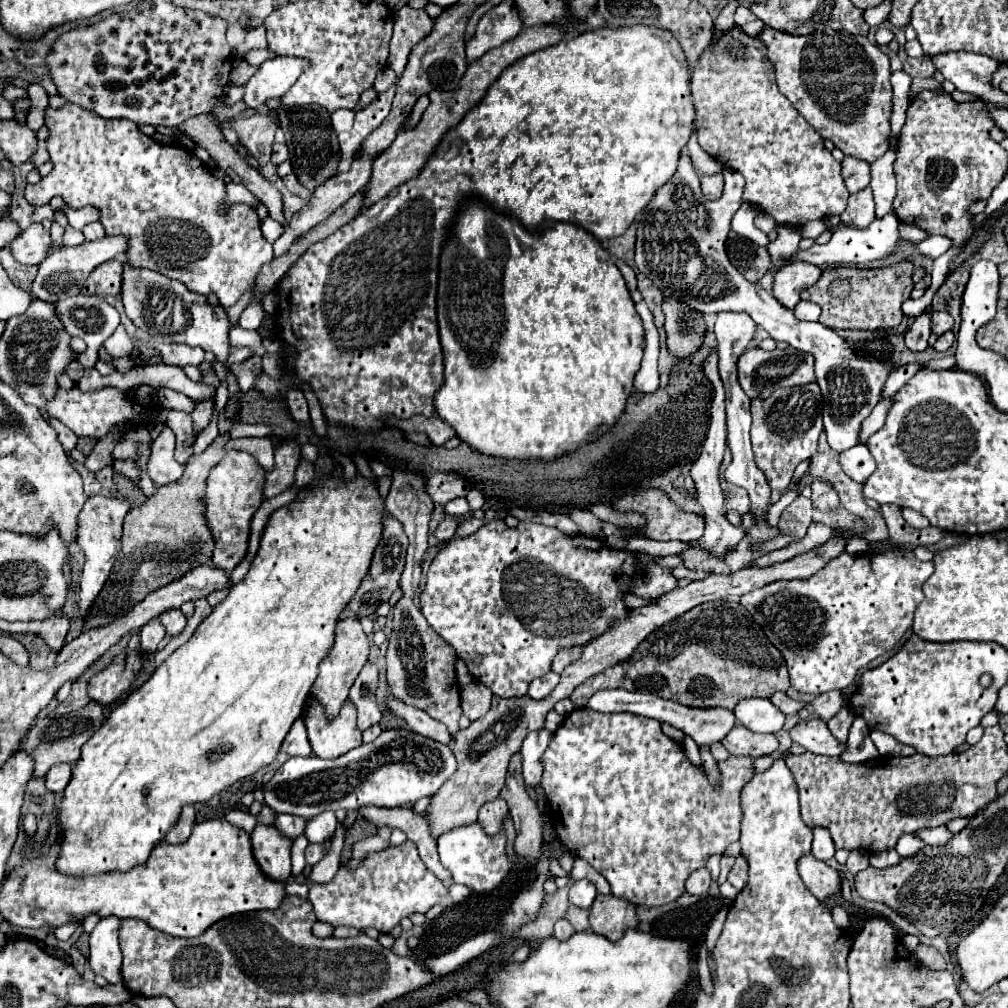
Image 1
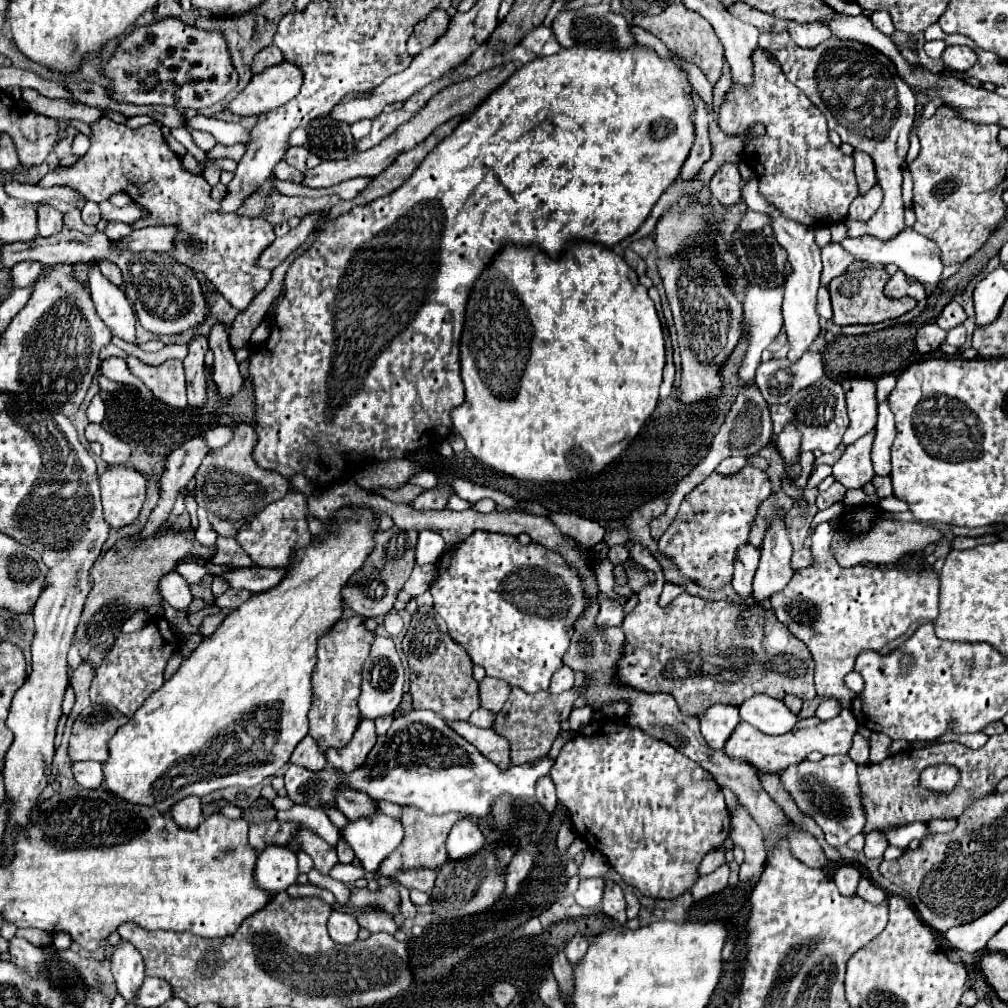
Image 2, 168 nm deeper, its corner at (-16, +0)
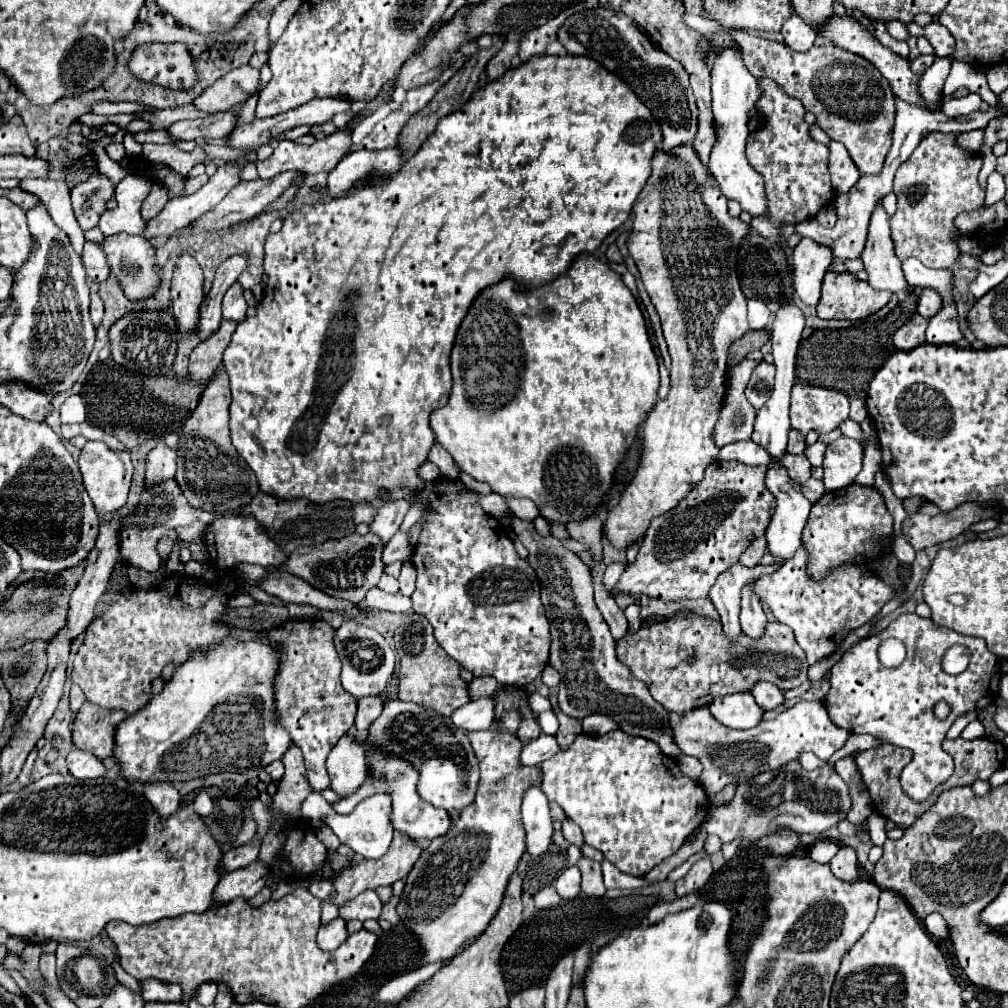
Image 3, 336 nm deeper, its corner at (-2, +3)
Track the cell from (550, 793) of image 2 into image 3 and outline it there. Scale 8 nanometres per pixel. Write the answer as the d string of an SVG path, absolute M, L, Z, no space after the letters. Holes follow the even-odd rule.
M532 786L522 802L522 820L526 828L526 852L540 856L552 844L552 818L548 812L548 798L538 786Z

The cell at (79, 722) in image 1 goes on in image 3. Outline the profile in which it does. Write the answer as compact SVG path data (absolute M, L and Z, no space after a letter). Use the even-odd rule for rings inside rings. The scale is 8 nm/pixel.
M84 702L72 724L72 738L76 748L92 752L100 760L114 754L116 726L126 718L124 710L108 710Z

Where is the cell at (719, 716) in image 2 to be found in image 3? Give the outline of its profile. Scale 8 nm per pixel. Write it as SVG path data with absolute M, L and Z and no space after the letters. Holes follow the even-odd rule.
M680 756L678 758L678 766L682 770L682 774L686 774L688 778L692 778L694 782L698 782L700 772L702 772L702 764L698 762L698 758L690 758L690 756Z

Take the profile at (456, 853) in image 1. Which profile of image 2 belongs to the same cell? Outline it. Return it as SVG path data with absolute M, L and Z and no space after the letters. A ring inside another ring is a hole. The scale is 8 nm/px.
M470 819L458 821L452 829L450 835L446 839L446 849L450 859L458 861L458 859L468 859L472 855L476 855L478 851L482 851L486 845L486 839L482 835L482 831L478 829L478 825Z

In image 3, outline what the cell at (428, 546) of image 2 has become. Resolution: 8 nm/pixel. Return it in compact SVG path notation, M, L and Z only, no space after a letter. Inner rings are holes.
M398 532L398 534L386 544L386 548L384 548L384 552L382 552L382 562L384 562L384 564L396 562L396 560L404 562L404 560L410 560L410 556L412 556L412 548L410 548L410 544L408 544L408 534Z

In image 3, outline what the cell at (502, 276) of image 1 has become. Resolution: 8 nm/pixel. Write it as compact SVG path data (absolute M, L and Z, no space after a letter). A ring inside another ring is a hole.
M580 254L580 258L574 260L574 264L568 268L566 274L540 288L526 288L510 278L502 280L492 288L486 288L474 300L468 316L464 318L458 330L456 344L452 348L452 378L454 378L454 386L448 404L440 410L434 410L430 416L430 428L436 436L436 442L442 444L442 448L454 458L454 462L462 472L466 472L478 482L486 482L492 488L492 492L504 498L510 496L530 498L538 506L542 518L546 518L550 524L558 522L562 526L570 522L588 520L602 506L604 496L612 488L612 480L618 464L626 458L628 448L636 440L640 424L646 420L648 412L658 402L658 388L660 388L658 358L652 350L646 322L636 304L636 298L624 286L620 274L612 272L606 262L596 260L590 254Z

